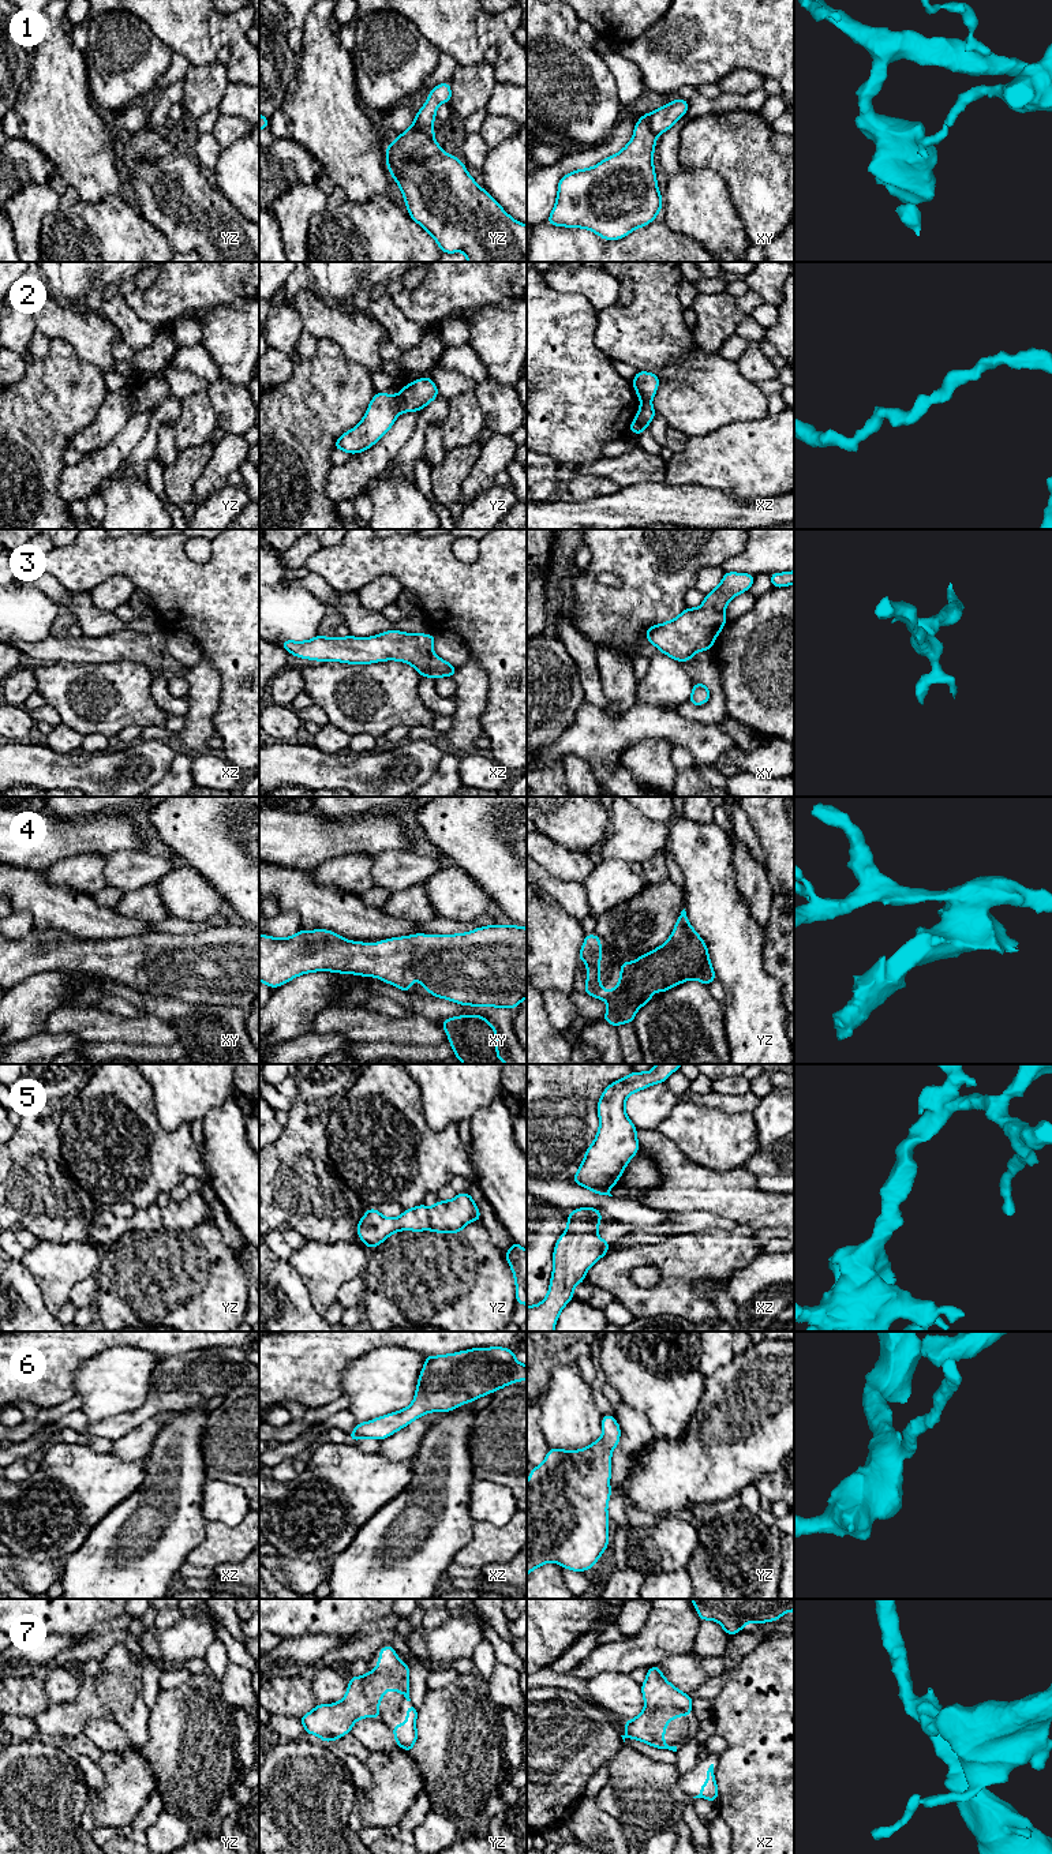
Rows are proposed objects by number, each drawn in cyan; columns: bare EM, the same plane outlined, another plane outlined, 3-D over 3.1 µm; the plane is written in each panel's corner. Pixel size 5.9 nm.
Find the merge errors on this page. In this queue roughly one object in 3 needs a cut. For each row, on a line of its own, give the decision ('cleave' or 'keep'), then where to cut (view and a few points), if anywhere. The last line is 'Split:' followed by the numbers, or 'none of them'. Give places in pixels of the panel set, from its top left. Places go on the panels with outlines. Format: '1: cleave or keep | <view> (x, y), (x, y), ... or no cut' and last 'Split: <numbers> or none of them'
1: cleave | yz (423, 124), (422, 130), (431, 138)
2: cleave | yz (395, 396), (401, 411)
3: keep | no cut
4: keep | no cut
5: keep | no cut
6: keep | no cut
7: keep | no cut
Split: 1, 2

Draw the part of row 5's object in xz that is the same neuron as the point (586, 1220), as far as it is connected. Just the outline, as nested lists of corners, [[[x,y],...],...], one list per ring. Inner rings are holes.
[[[574,1209],[568,1214],[566,1232],[553,1252],[553,1276],[544,1300],[527,1306],[527,1331],[554,1331],[559,1312],[573,1299],[573,1289],[585,1281],[587,1270],[609,1252],[610,1243],[596,1236],[602,1211]]]

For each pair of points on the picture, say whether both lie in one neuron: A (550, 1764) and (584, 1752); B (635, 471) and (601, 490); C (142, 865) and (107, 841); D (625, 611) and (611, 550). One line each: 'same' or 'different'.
A: same
B: different
C: different
D: same

